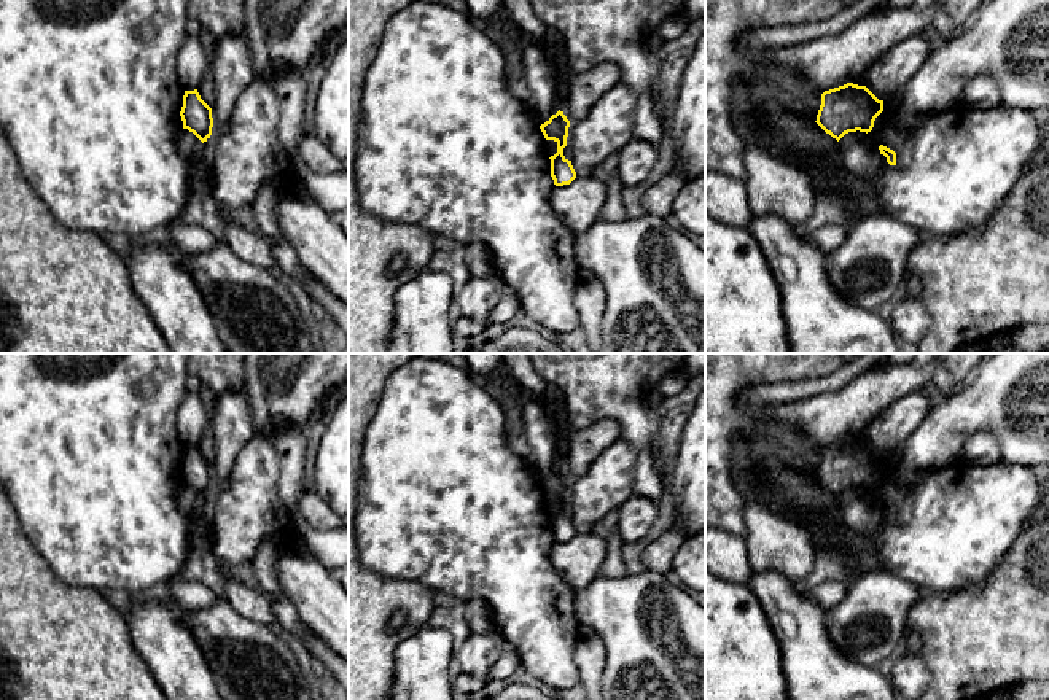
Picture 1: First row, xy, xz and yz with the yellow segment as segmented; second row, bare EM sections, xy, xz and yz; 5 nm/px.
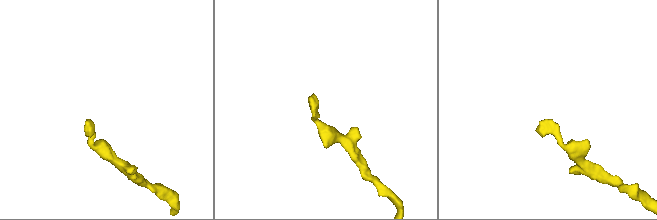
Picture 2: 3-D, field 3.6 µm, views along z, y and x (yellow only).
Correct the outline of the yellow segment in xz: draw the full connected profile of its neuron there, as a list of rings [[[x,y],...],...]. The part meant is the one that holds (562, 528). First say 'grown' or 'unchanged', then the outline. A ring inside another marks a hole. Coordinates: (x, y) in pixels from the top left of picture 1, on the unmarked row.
unchanged | [[[563,468],[552,471],[544,480],[540,482],[546,496],[554,496],[557,500],[557,509],[551,512],[551,533],[556,542],[570,541],[576,535],[576,528],[563,512],[563,504],[567,503],[570,477]]]

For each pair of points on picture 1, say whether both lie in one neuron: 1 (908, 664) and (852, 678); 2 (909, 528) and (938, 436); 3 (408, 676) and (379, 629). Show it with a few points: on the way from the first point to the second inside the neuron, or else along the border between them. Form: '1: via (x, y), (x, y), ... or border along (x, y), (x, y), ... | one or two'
1: border along (884, 668), (892, 683) | two
2: border along (959, 460), (922, 471), (909, 489), (890, 462) | two
3: border along (421, 627), (395, 651), (393, 683) | two

